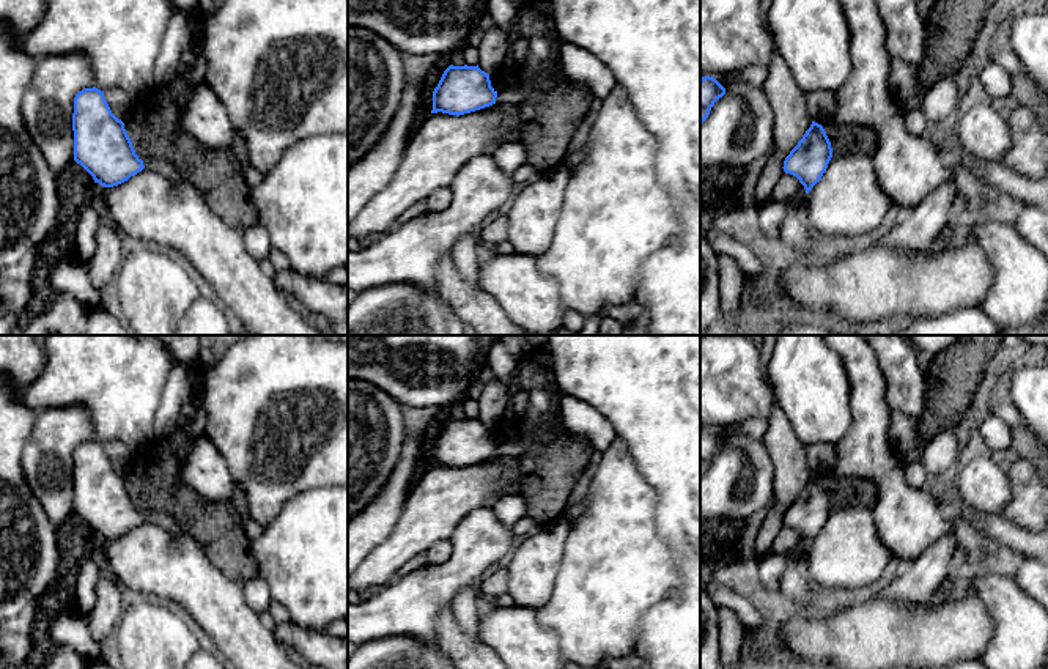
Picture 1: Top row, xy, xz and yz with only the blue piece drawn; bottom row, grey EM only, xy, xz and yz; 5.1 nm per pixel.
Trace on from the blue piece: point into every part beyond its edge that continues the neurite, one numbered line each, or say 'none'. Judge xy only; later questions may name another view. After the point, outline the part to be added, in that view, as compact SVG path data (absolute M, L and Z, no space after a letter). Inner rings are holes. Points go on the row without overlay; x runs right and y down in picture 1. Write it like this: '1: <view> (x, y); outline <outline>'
none

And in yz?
none

